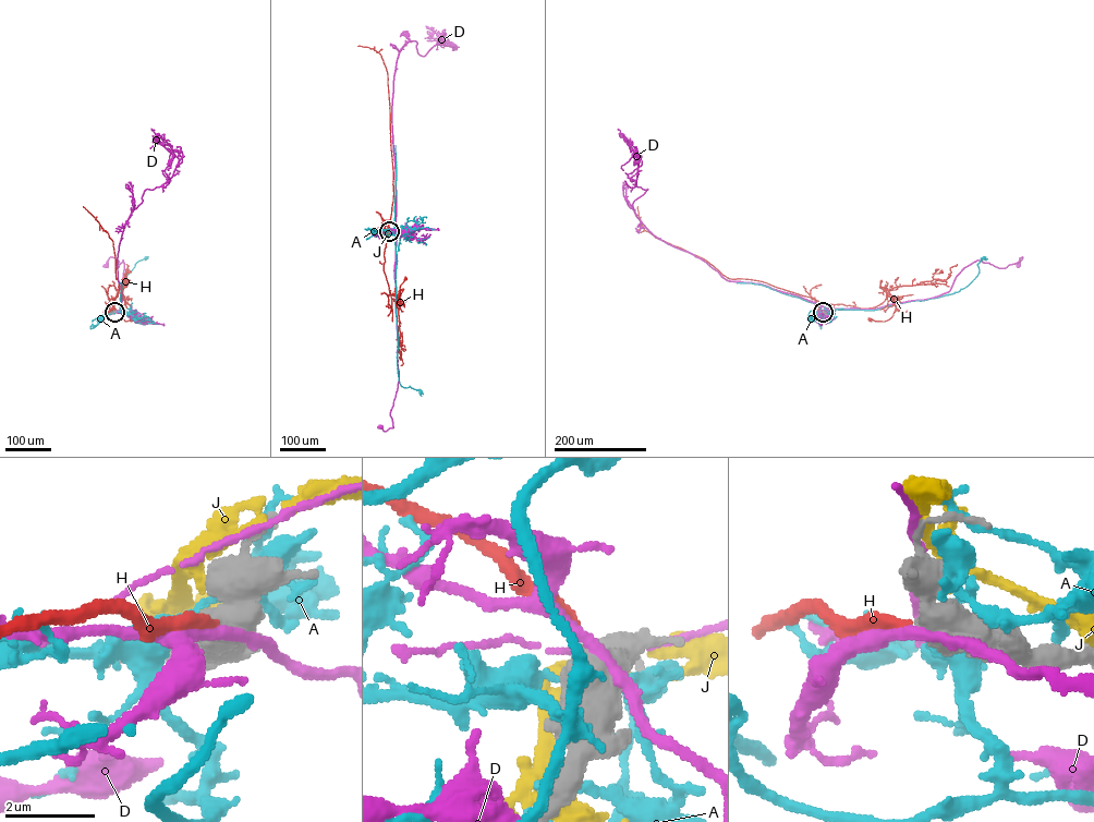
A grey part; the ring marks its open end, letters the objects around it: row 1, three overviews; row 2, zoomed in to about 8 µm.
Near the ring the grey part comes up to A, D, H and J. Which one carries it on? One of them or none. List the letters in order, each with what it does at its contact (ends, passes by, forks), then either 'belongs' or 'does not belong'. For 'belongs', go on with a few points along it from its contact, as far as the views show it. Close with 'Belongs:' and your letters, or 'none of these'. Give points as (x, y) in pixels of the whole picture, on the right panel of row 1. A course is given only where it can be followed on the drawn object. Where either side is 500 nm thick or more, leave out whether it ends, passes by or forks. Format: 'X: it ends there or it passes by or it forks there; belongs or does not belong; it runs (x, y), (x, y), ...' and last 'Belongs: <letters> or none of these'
A: does not belong
D: does not belong
H: belongs; it runs (822, 312), (840, 303), (877, 306), (885, 300), (886, 289), (895, 303), (892, 315), (885, 321), (870, 319)
J: does not belong
Belongs: H

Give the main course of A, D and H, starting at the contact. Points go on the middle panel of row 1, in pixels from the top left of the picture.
A: (389, 231), (396, 236), (399, 381), (403, 387), (410, 386), (420, 391)
D: (389, 231), (401, 232), (397, 238), (394, 269), (399, 381), (390, 414), (393, 426), (384, 431), (380, 426)
H: (389, 230), (381, 228), (388, 239), (384, 269), (390, 293), (399, 301), (396, 304), (405, 278)

